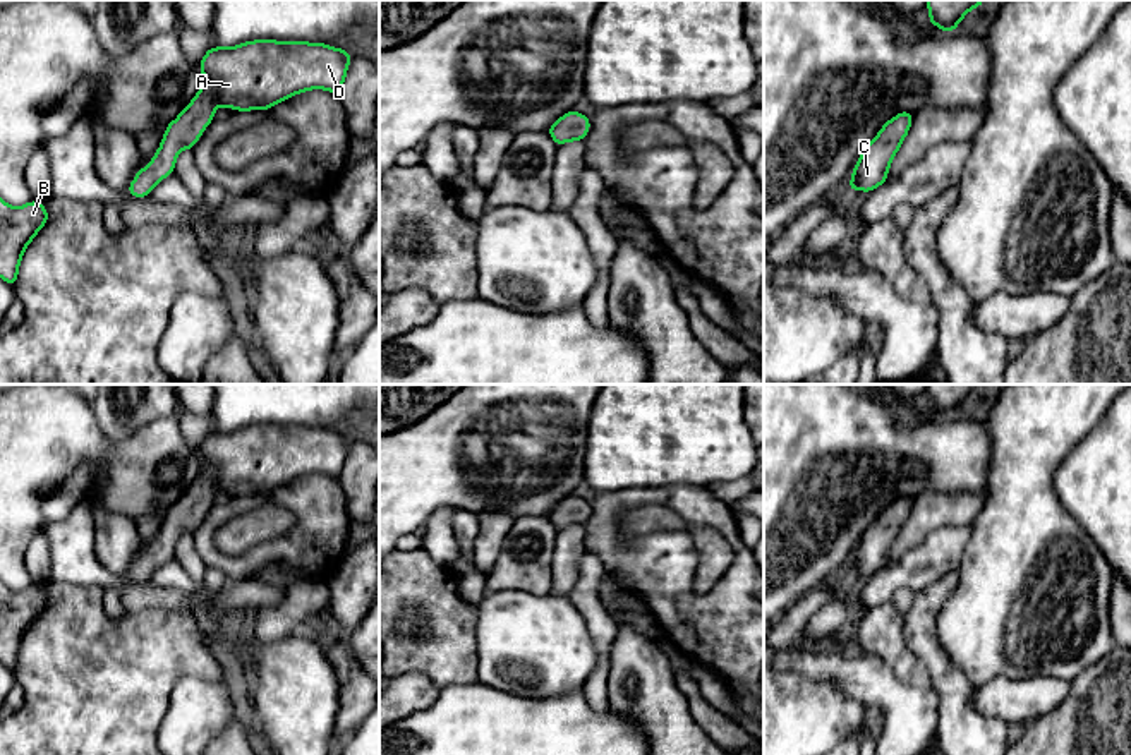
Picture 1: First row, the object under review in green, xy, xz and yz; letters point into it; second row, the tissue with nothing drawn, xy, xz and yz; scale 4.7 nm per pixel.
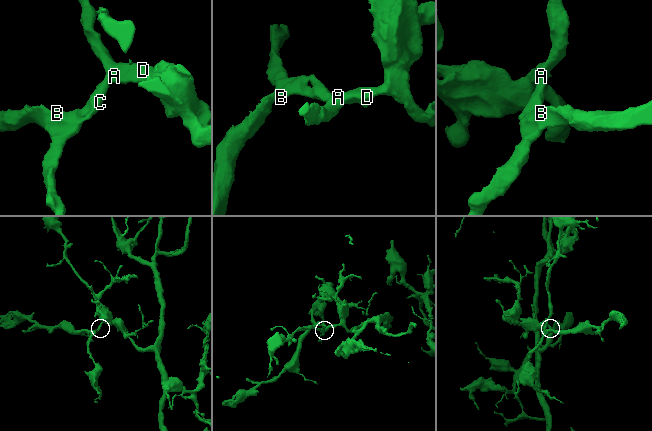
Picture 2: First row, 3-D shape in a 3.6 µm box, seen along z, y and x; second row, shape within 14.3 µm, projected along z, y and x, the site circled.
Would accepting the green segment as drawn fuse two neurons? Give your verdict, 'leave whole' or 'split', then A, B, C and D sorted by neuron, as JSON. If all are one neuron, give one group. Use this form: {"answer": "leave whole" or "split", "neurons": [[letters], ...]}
{"answer": "leave whole", "neurons": [["A", "B", "C", "D"]]}

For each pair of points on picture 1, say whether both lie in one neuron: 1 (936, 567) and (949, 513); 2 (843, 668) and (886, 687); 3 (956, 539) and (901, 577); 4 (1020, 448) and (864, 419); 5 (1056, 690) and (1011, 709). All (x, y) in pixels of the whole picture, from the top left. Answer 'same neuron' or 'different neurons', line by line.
1: different neurons
2: same neuron
3: same neuron
4: different neurons
5: same neuron

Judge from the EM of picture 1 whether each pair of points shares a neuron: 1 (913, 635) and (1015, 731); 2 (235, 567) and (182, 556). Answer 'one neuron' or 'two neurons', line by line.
1: two neurons
2: two neurons

